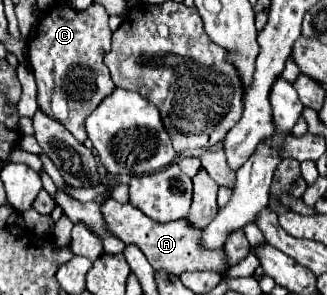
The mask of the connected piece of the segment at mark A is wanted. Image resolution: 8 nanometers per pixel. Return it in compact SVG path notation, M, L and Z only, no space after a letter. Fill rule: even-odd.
M108 198L102 204L102 214L104 214L108 228L122 242L140 246L140 250L146 254L146 258L154 270L168 270L170 274L176 274L176 276L180 276L182 272L188 272L188 270L212 270L218 274L228 270L228 260L226 260L224 248L222 250L202 250L202 244L198 242L198 238L202 238L202 228L194 228L186 218L168 222L168 224L160 224L160 222L146 218L132 204L120 204L114 198Z

